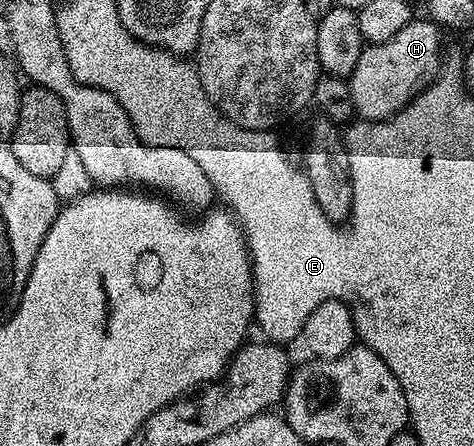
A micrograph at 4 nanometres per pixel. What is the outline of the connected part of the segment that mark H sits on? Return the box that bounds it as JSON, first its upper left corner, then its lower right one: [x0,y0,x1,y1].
[347,19,443,121]

